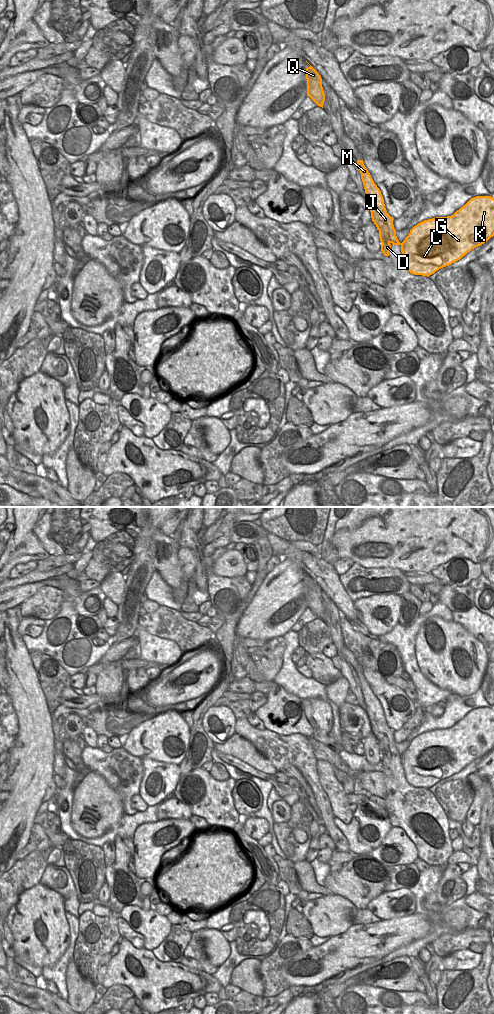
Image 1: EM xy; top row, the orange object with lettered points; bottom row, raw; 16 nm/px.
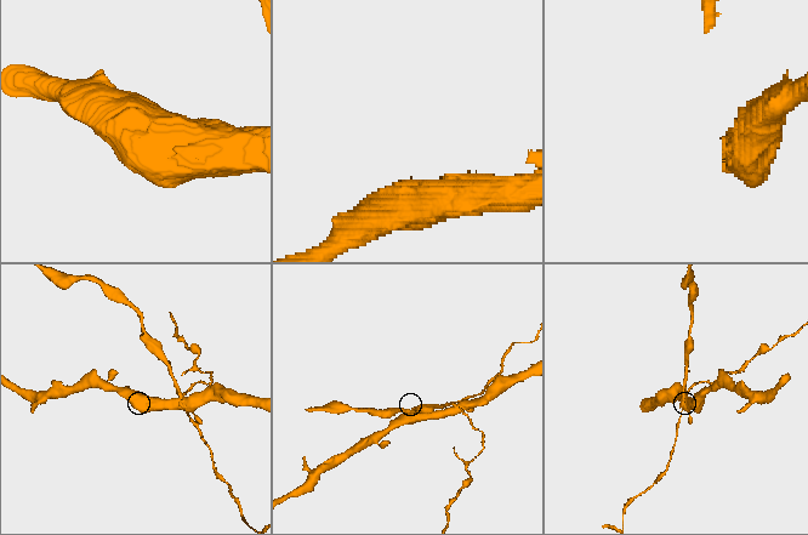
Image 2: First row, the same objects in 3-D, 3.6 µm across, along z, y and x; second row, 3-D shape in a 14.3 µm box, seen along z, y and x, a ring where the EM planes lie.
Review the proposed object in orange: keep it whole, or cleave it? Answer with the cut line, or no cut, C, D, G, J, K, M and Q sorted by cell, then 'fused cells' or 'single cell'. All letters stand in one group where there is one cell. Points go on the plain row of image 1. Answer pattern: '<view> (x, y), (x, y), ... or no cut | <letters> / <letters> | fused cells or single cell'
xy (380, 750), (387, 751), (390, 754) | C G J K M Q / D | fused cells

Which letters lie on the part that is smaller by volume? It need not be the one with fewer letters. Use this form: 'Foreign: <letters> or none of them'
Foreign: D

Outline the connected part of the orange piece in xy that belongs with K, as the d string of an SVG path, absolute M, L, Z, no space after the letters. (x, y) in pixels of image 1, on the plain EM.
M357 672L357 676L379 750L401 758L405 778L410 785L429 789L494 748L494 710L476 708L451 728L418 735L400 755L393 737L394 731L387 725L380 701L363 672Z

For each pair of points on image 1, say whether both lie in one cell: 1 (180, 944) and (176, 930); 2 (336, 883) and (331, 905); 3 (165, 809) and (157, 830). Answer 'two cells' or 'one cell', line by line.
1: one cell
2: two cells
3: two cells

